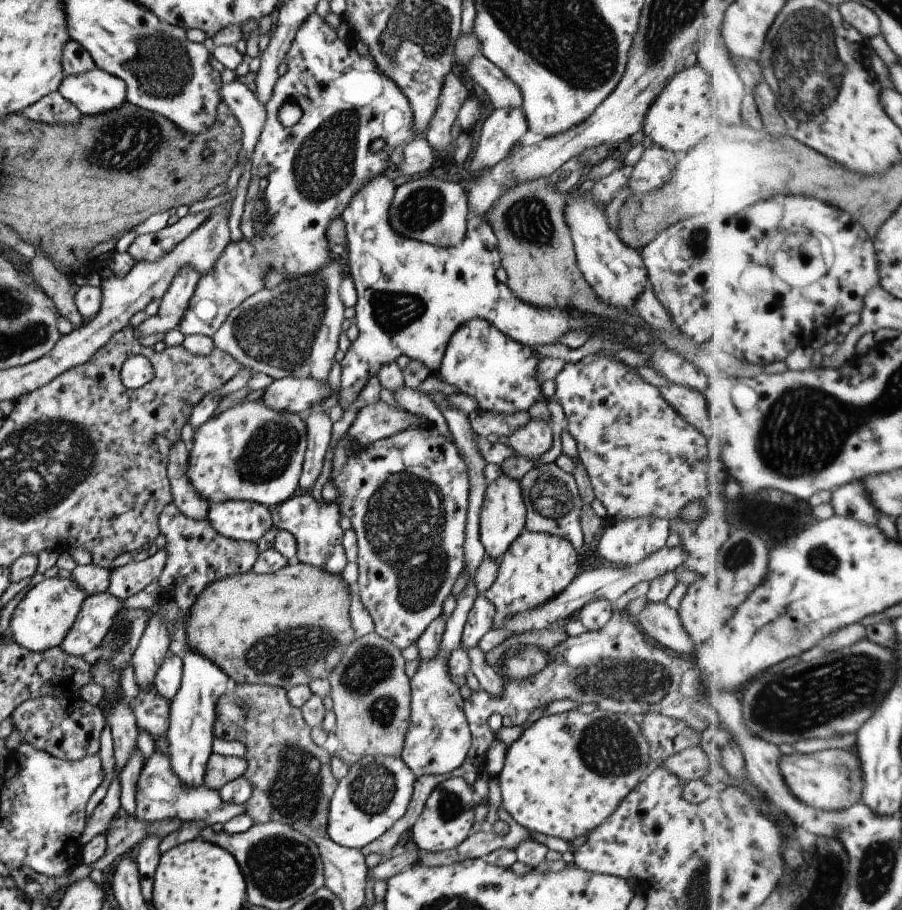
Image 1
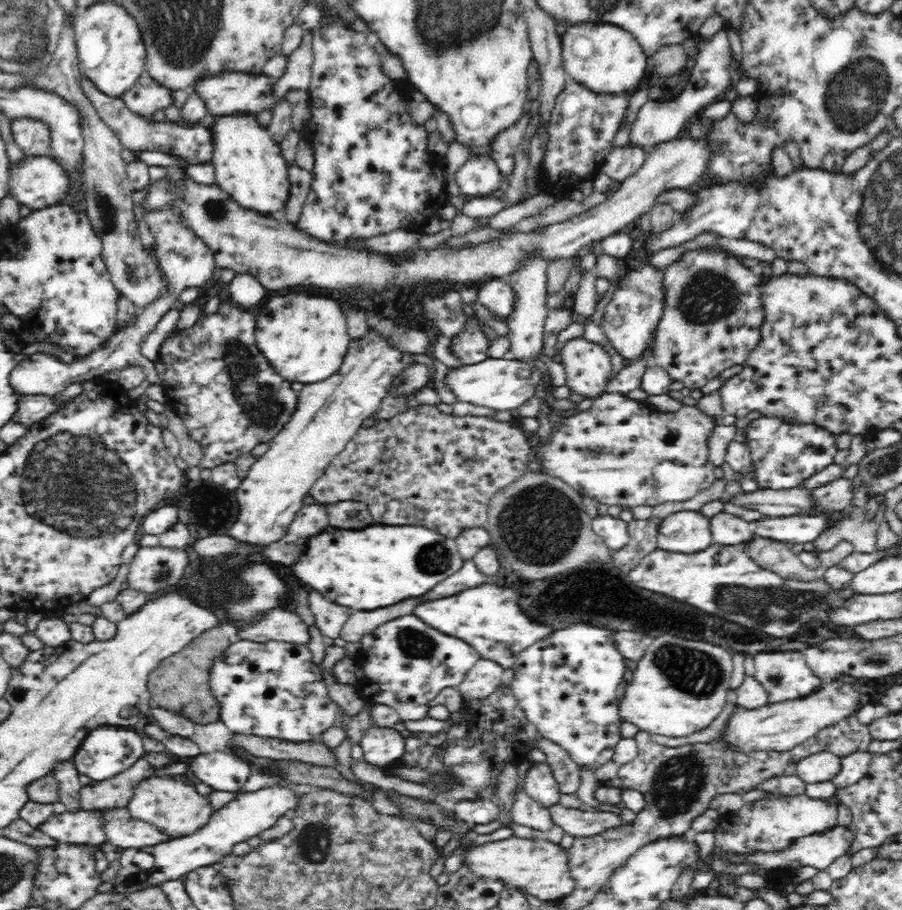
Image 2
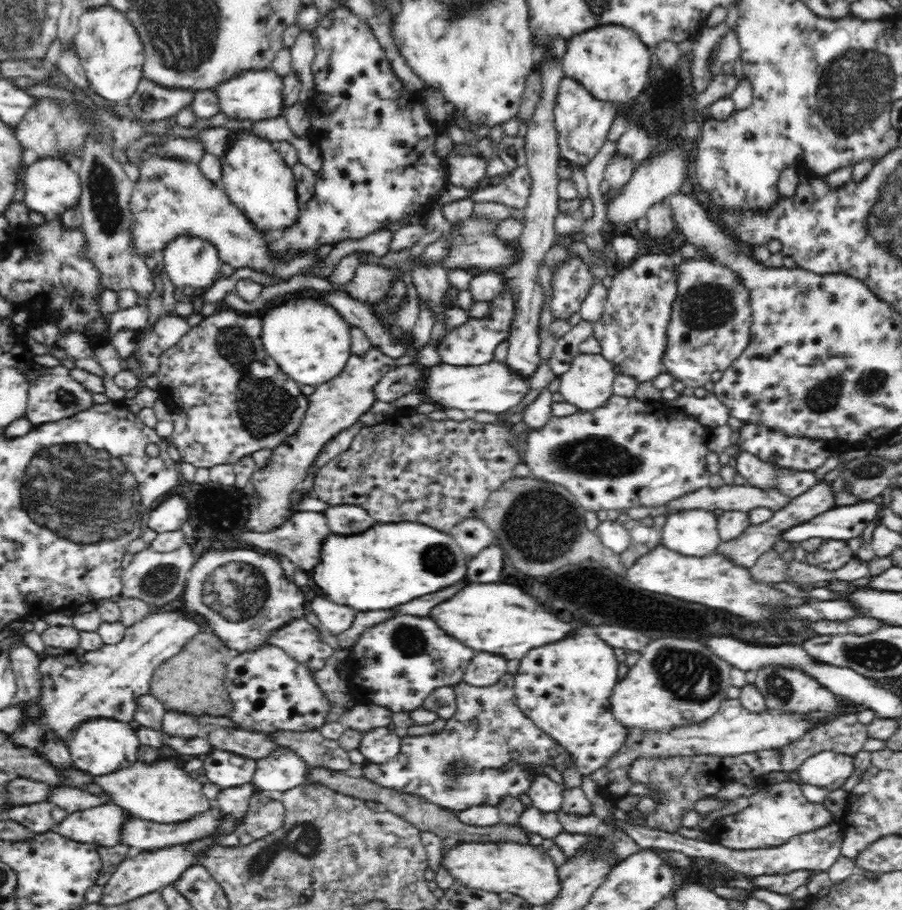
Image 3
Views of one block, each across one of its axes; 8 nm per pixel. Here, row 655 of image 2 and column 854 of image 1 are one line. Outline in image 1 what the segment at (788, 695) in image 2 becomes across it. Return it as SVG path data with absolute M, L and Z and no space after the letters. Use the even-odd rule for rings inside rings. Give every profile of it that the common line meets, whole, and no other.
M821 750L811 754L795 752L790 756L782 756L780 770L792 794L799 801L814 808L825 810L841 810L854 806L864 790L864 773L860 756L853 756L849 750Z

